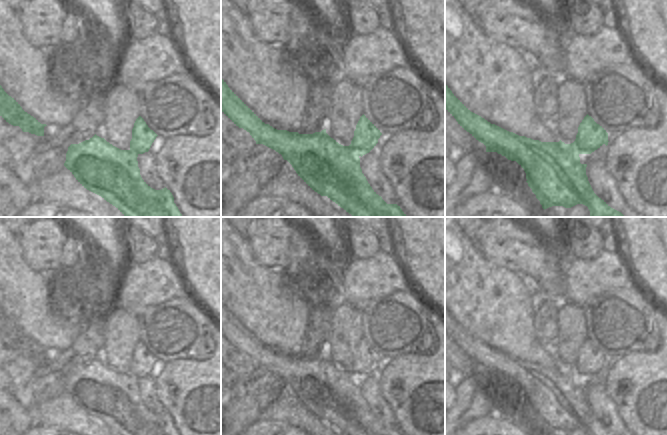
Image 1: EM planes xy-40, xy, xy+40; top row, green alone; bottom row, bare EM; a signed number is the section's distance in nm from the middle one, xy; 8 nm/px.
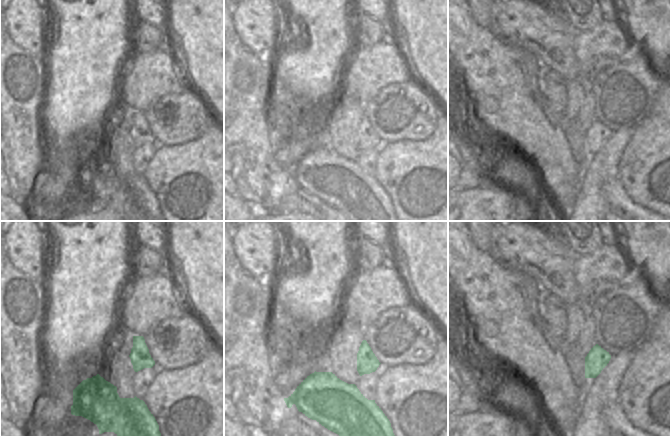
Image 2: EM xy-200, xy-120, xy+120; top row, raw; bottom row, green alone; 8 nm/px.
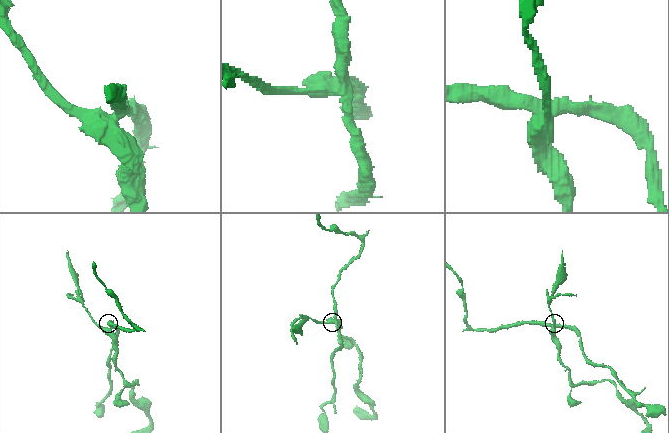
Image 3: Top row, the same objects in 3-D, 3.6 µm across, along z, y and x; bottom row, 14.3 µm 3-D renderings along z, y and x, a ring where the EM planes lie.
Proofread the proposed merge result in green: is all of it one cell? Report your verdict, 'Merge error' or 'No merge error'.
Merge error.

